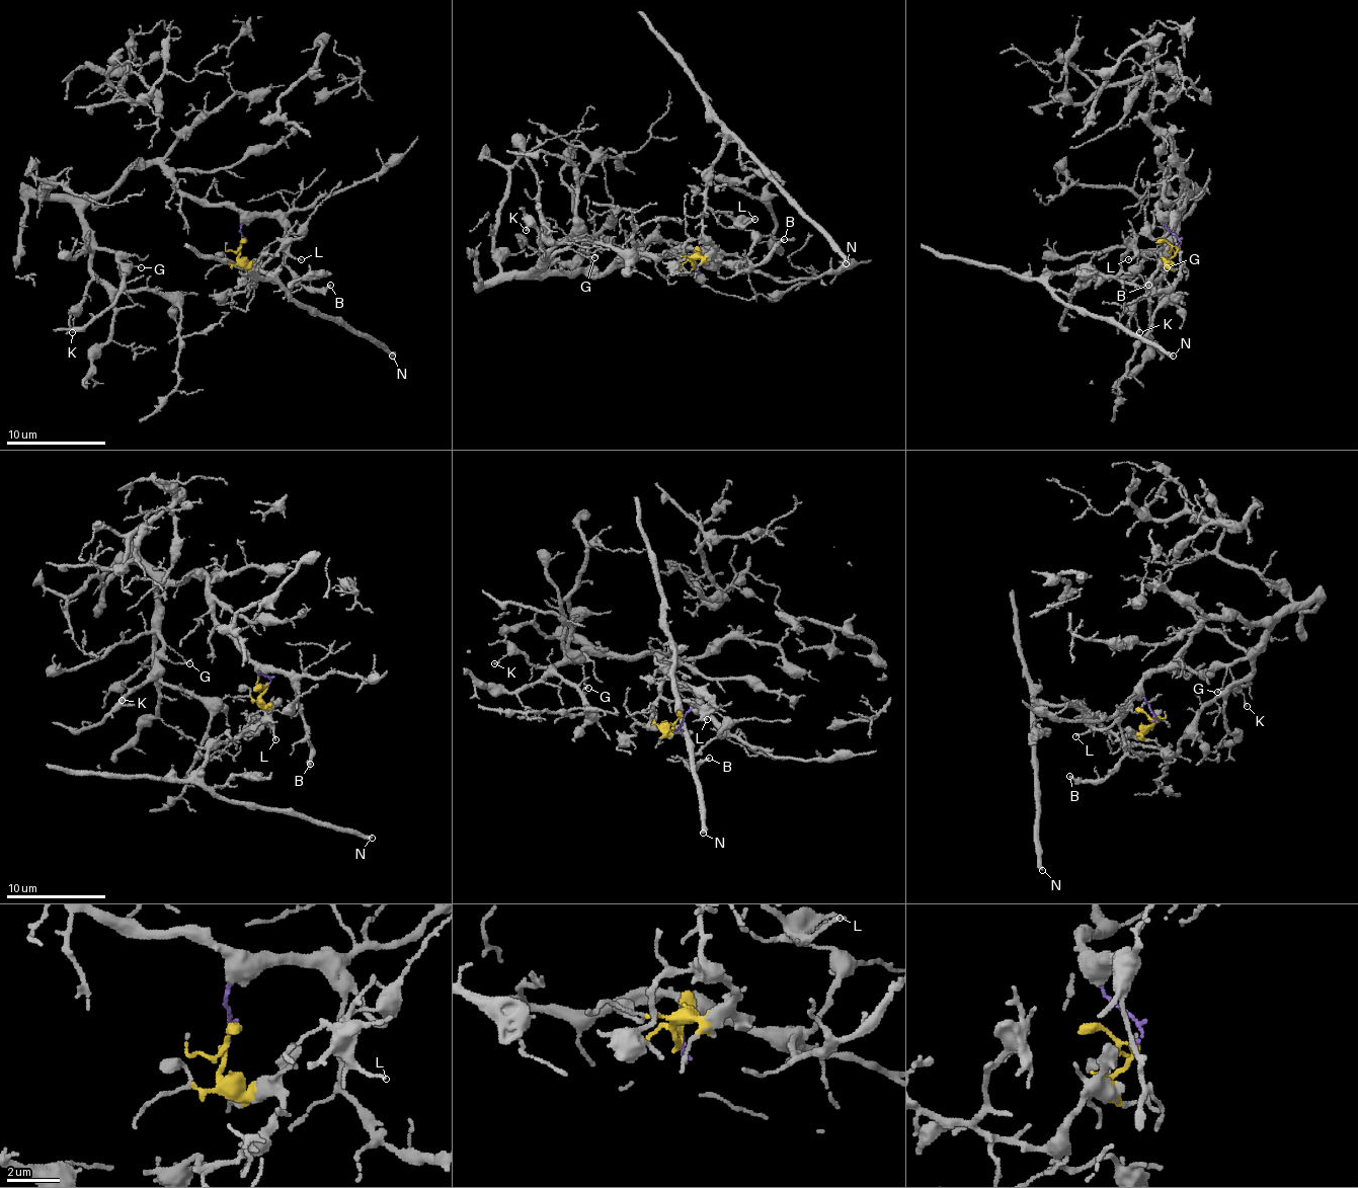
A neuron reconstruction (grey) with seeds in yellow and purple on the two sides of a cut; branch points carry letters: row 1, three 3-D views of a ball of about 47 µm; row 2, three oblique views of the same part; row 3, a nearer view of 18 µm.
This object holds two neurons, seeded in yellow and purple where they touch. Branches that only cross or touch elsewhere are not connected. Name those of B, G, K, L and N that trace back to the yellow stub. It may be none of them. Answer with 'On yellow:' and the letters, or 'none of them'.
On yellow: L, N

